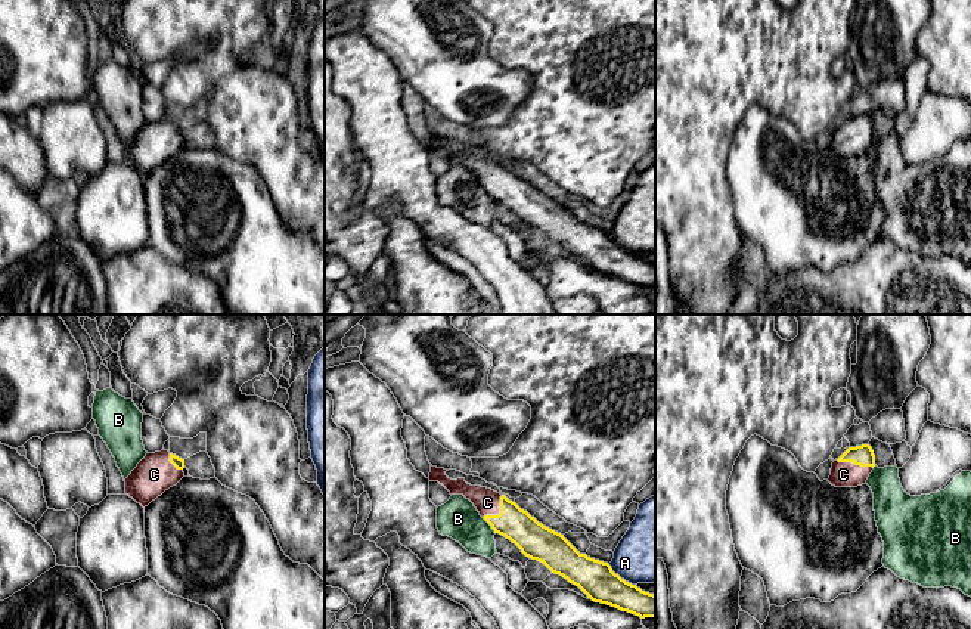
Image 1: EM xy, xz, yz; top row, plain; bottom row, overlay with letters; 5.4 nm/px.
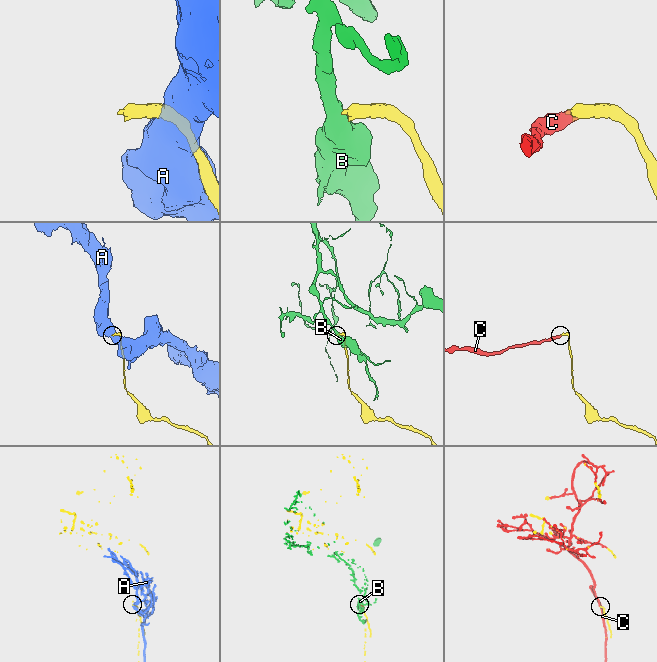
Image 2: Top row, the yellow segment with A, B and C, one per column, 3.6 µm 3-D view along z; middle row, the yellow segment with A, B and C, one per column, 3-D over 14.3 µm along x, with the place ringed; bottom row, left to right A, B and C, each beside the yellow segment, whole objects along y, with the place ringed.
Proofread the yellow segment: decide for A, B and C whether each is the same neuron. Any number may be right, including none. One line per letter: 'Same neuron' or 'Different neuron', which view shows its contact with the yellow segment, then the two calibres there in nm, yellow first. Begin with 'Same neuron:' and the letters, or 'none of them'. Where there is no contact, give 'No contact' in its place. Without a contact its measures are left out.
Same neuron: C
A: Different neuron. Touches yellow in xz. Thickness 200 nm (yellow) against 360 nm
B: Different neuron. Touches yellow in xz. Thickness 180 nm (yellow) against 220 nm
C: Same neuron. Touches yellow in yz. Thickness 110 nm (yellow) against 140 nm

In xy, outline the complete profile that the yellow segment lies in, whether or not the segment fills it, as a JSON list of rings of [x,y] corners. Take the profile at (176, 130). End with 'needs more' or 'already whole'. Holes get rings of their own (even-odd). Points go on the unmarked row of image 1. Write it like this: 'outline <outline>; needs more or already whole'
outline [[[161,120],[146,123],[125,151],[125,164],[143,177],[176,155],[183,146],[184,128]]]; needs more

